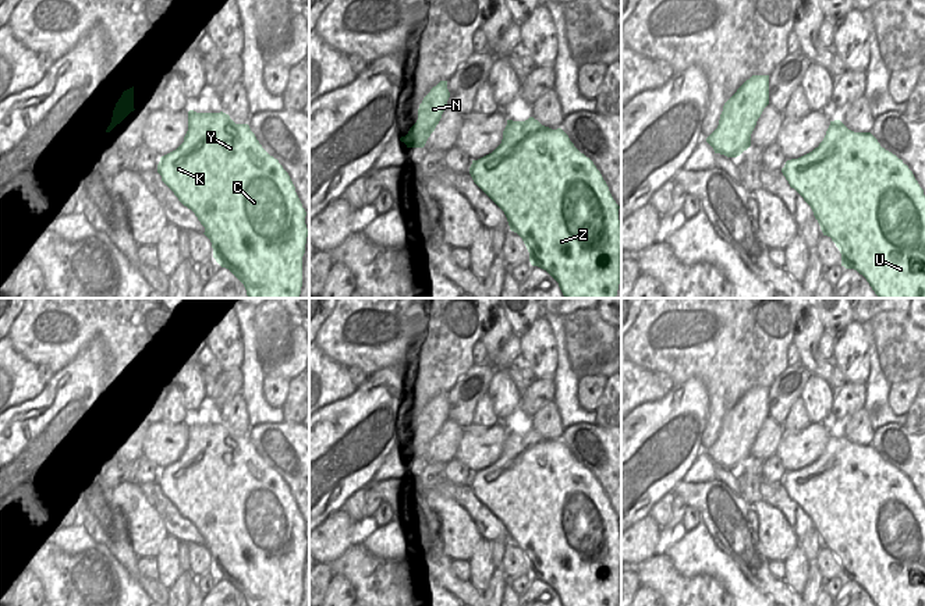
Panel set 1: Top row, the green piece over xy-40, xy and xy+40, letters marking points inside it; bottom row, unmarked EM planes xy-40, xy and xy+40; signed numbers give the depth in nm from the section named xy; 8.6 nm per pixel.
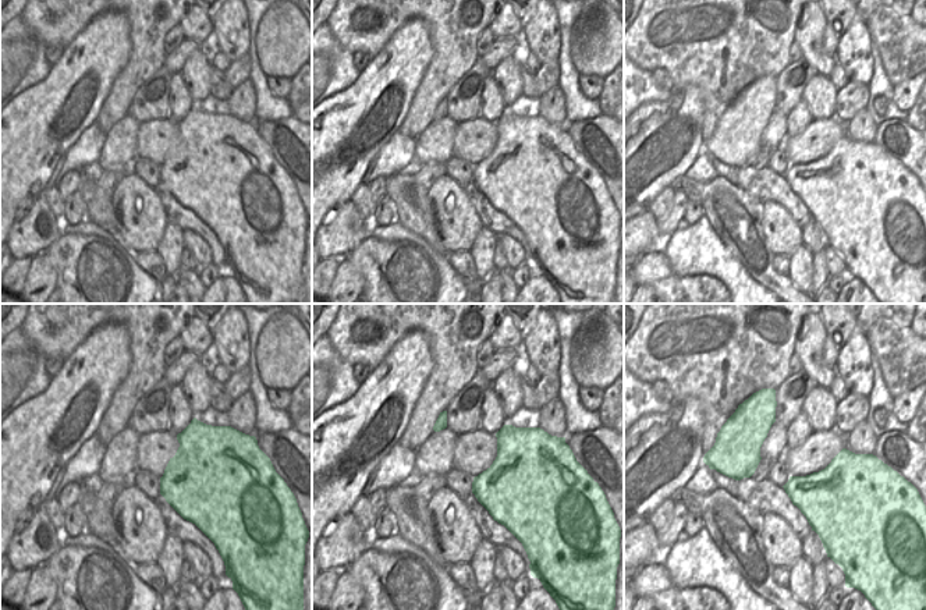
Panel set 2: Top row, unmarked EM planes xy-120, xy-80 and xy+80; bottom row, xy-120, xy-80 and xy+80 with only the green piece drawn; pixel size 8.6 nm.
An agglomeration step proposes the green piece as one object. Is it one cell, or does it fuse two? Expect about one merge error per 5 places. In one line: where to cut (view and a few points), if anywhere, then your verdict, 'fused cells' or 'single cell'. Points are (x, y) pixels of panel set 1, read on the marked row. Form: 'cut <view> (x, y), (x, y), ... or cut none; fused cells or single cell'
cut none; single cell

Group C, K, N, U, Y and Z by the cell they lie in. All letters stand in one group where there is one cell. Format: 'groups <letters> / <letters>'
groups C K N U Y Z

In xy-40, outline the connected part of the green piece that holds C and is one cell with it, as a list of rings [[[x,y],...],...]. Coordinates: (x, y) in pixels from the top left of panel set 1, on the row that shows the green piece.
[[[189,110],[184,142],[160,157],[157,173],[178,201],[195,213],[212,242],[213,258],[244,284],[248,298],[300,298],[308,237],[306,212],[288,173],[262,148],[248,124],[235,124],[223,111]]]

